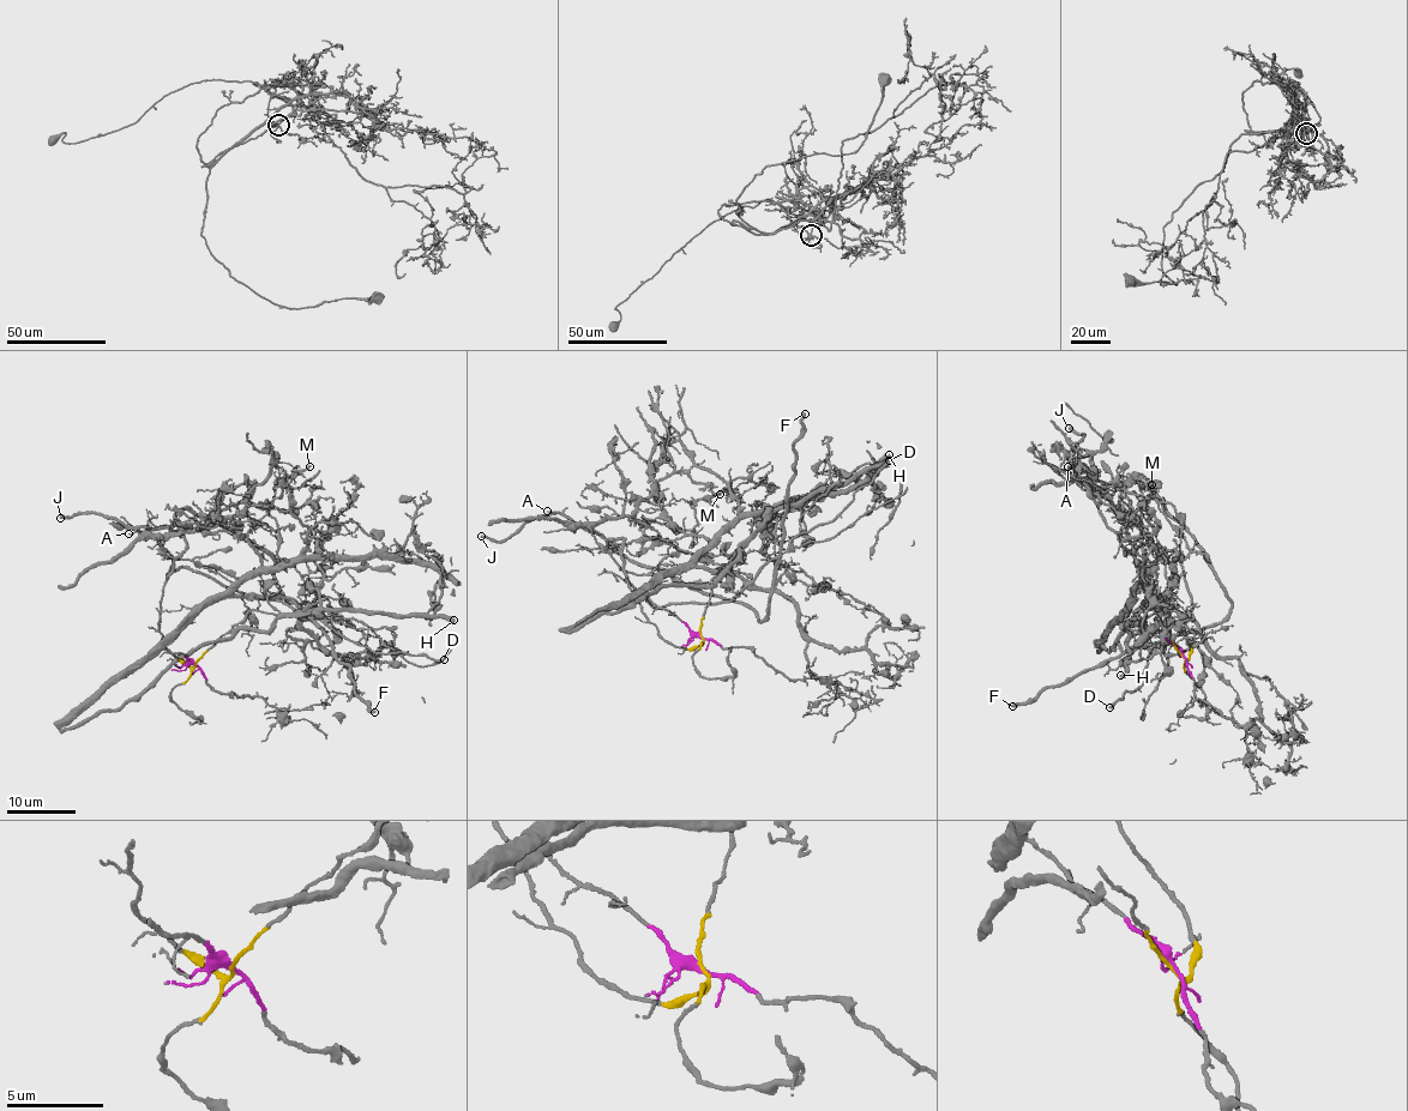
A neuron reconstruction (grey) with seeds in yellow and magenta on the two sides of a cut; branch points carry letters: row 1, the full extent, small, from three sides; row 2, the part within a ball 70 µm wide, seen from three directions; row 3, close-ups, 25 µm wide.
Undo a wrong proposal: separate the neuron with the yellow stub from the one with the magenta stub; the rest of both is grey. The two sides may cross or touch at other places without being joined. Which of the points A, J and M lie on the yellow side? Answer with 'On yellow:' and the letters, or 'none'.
On yellow: A, J

